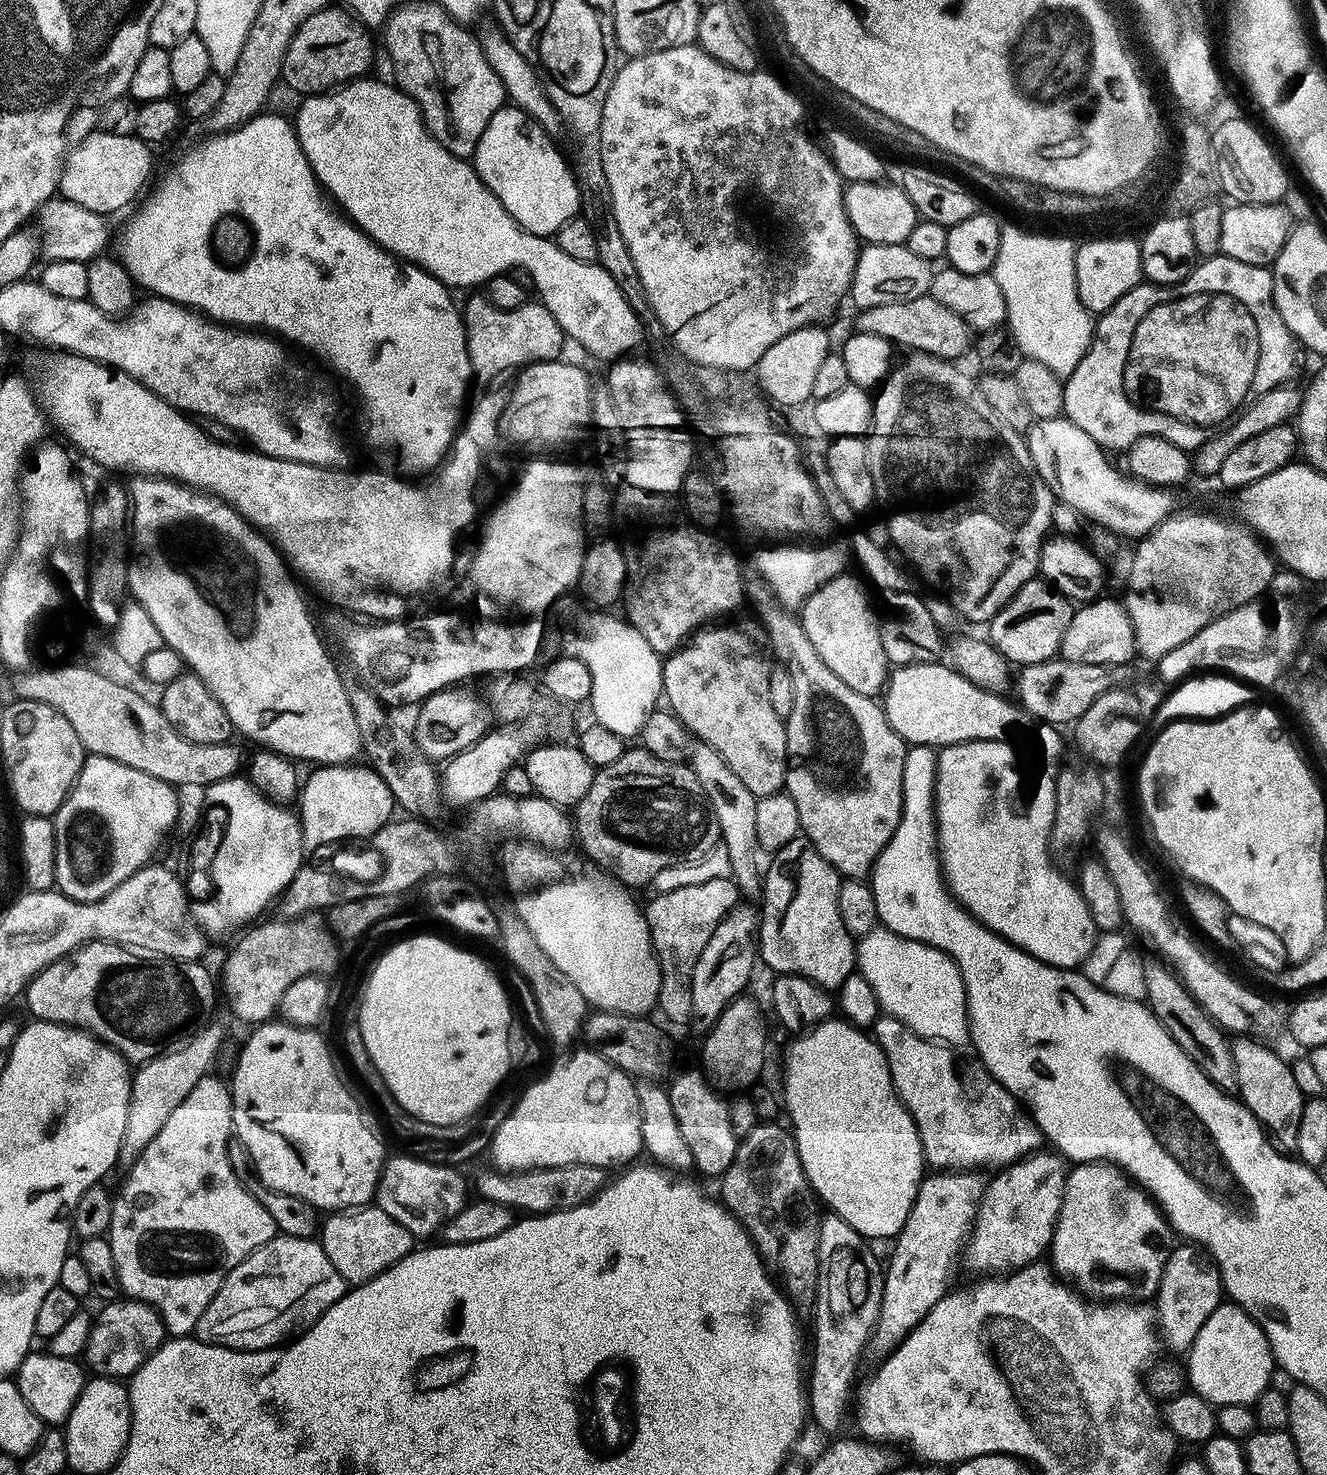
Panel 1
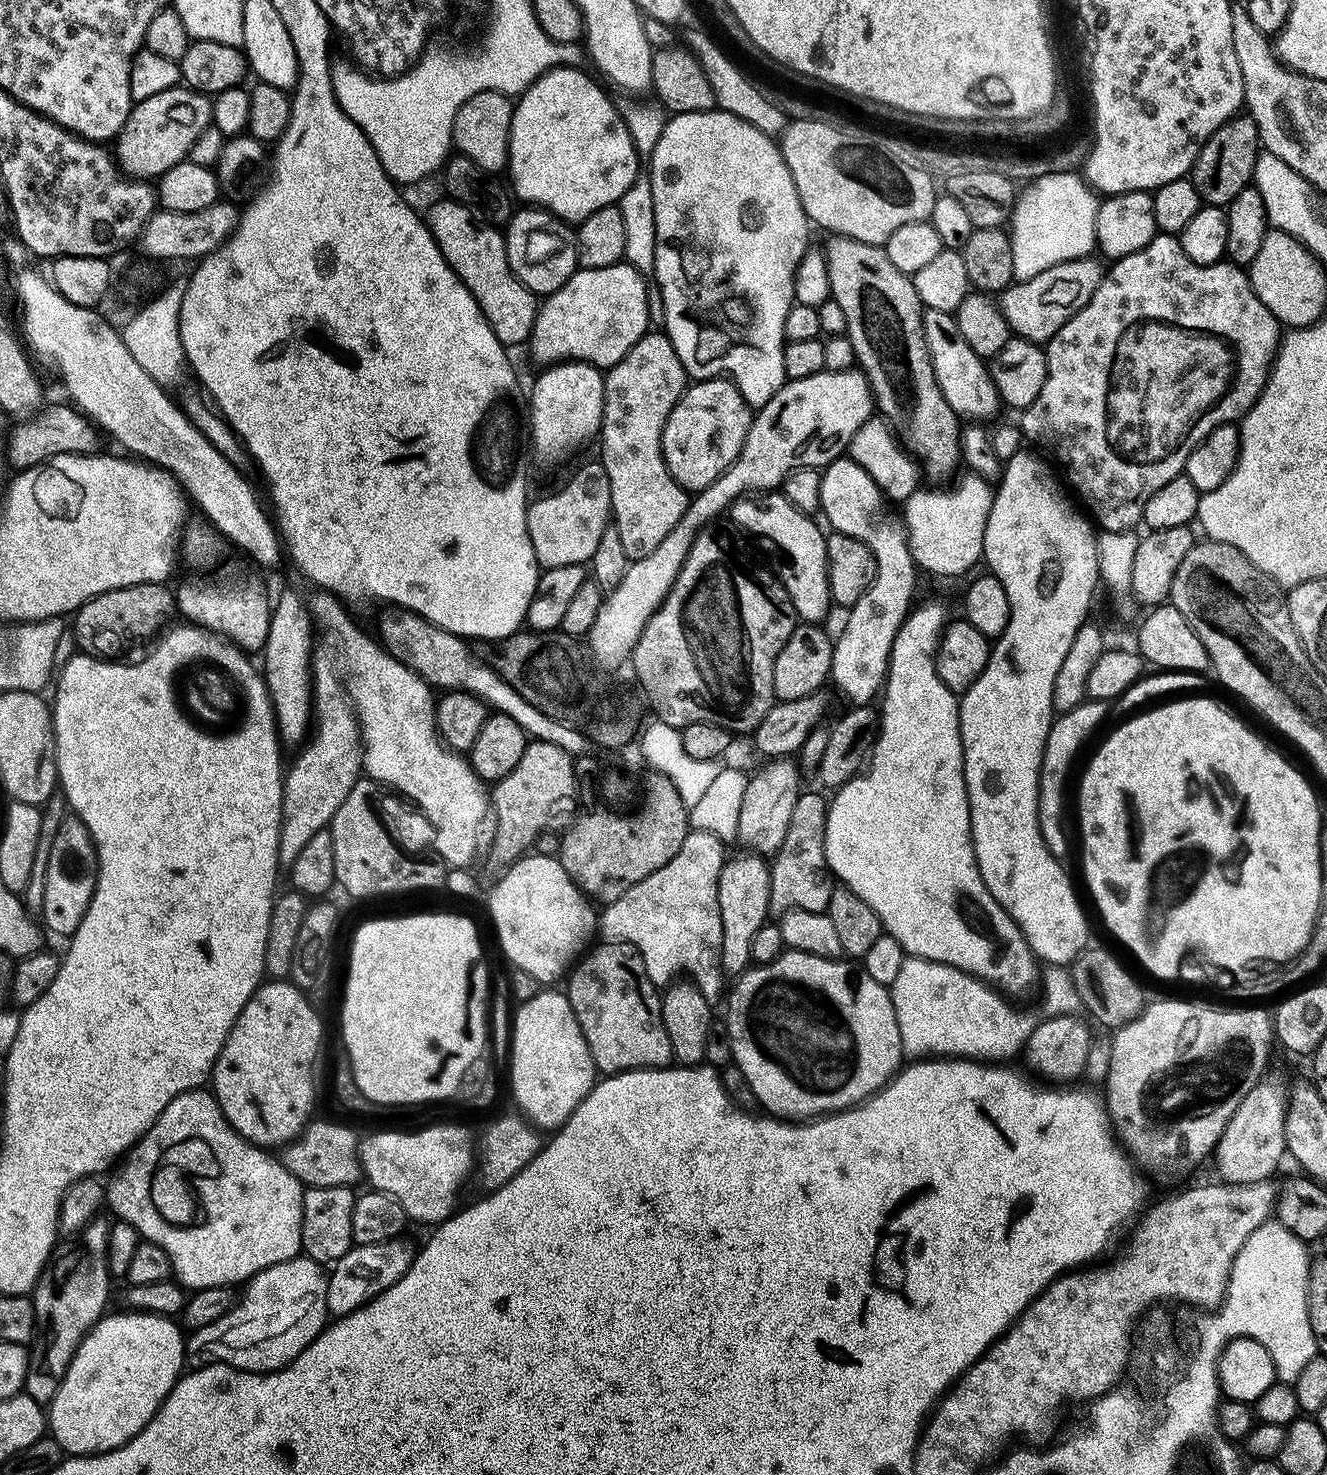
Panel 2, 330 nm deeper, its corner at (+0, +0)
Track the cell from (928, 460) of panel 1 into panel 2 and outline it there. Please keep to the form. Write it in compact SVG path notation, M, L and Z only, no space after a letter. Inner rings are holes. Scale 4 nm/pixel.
M838 235L829 240L832 241L822 248L828 262L828 290L831 299L842 306L842 314L846 314L846 335L854 346L859 371L872 387L875 411L891 425L901 445L919 461L923 475L927 479L929 476L932 480L944 480L962 464L962 420L950 402L942 398L942 390L934 378L924 337L925 309L914 290L912 277L890 262L881 245Z

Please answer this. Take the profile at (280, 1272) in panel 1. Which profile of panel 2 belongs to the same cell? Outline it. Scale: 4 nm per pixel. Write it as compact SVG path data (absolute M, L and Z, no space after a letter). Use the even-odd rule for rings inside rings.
M303 1254L264 1268L243 1285L235 1306L225 1316L187 1337L187 1363L192 1368L228 1364L244 1372L277 1372L285 1368L329 1323L327 1285L325 1265Z

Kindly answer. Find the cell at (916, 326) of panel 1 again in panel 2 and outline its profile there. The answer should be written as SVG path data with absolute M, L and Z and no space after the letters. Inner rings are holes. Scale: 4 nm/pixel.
M1081 258L1055 264L1034 278L1016 280L999 293L1000 312L1006 318L1009 329L1017 337L1032 340L1041 346L1047 345L1052 336L1058 334L1058 330L1062 330L1062 326L1066 326L1066 322L1070 322L1070 318L1074 318L1086 302L1090 302L1094 290L1098 290L1106 268L1092 259Z

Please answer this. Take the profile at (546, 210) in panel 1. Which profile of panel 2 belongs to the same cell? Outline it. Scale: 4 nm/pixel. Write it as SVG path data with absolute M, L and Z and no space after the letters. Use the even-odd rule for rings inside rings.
M576 66L552 68L544 76L539 76L525 92L521 92L512 109L512 125L510 126L510 138L508 139L506 176L512 179L513 189L511 188L511 191L514 193L515 199L517 201L524 200L520 202L523 202L525 205L542 208L544 211L552 213L553 216L557 216L559 220L565 222L579 222L590 218L590 214L594 214L594 210L613 207L624 197L626 190L636 183L637 175L641 171L639 164L641 161L638 159L632 135L629 134L628 127L624 125L623 115L618 111L618 108L616 112L611 98L586 73L580 71L584 70Z

